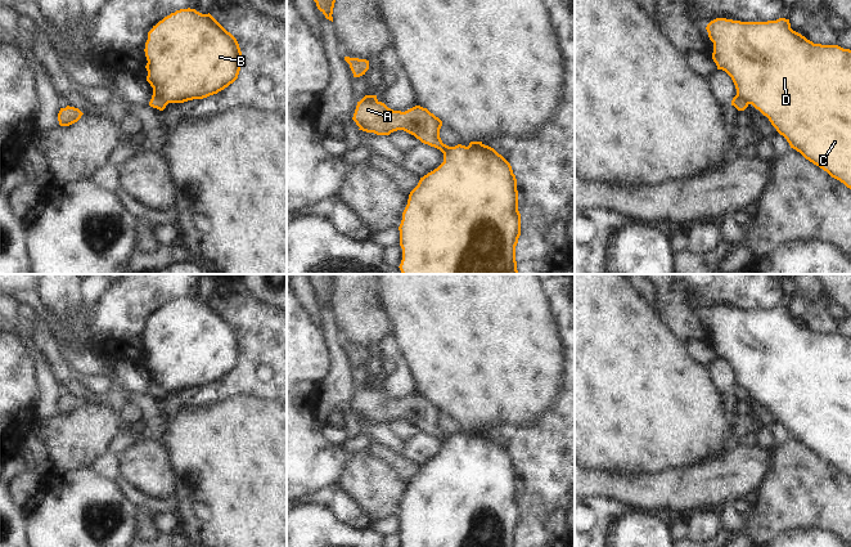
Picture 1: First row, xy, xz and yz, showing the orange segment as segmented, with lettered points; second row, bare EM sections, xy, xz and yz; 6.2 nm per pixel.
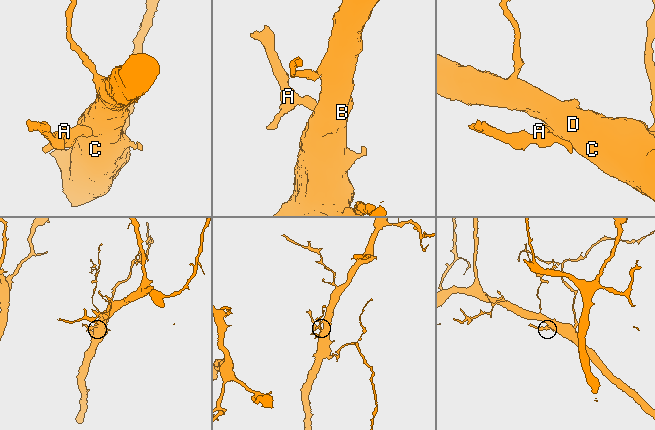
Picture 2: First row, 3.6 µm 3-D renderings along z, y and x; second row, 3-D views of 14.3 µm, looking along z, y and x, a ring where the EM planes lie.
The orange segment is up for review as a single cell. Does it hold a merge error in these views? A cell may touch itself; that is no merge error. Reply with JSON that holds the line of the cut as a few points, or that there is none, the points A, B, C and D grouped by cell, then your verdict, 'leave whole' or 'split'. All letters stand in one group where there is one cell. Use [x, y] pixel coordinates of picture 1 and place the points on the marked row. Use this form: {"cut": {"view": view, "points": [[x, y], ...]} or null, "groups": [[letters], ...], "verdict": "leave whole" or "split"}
{"cut": {"view": "xy", "points": [[153, 92], [169, 102]]}, "groups": [["A"], ["B", "C", "D"]], "verdict": "split"}

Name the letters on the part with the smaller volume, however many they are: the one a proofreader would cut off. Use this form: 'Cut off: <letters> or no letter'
Cut off: A

